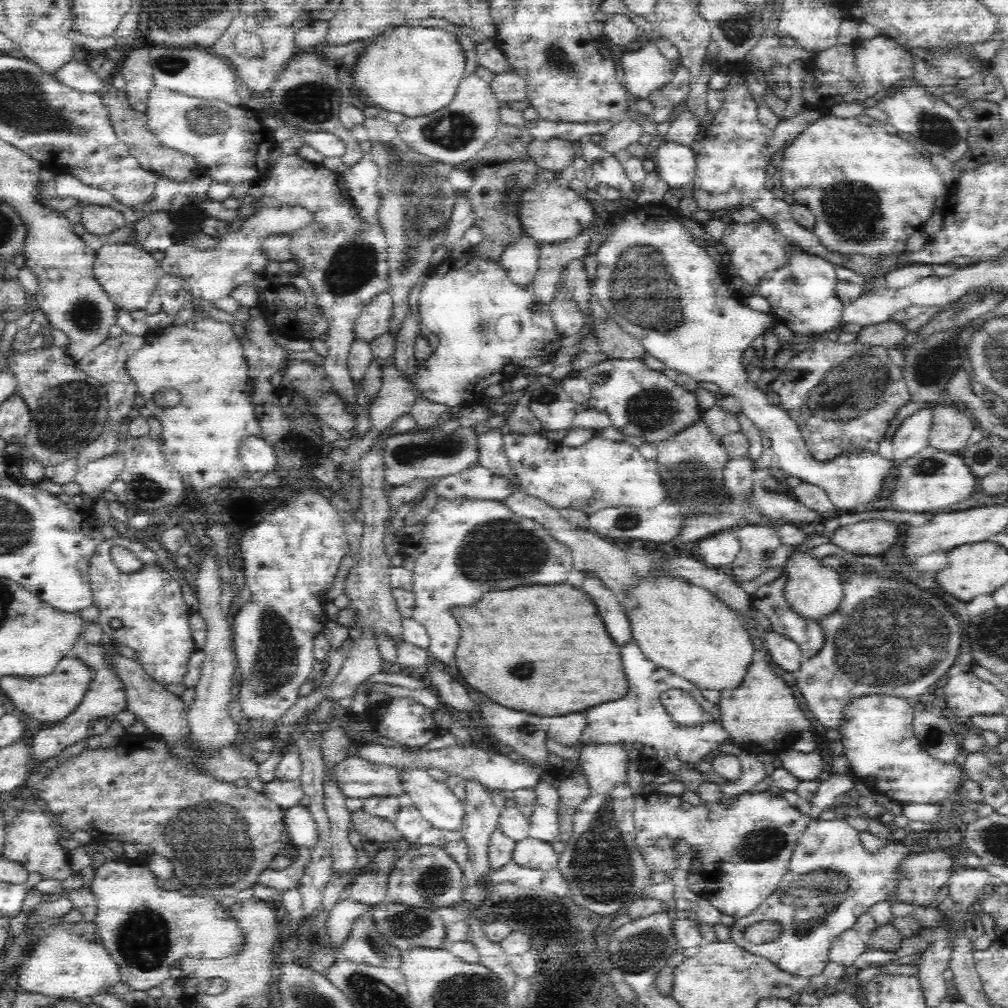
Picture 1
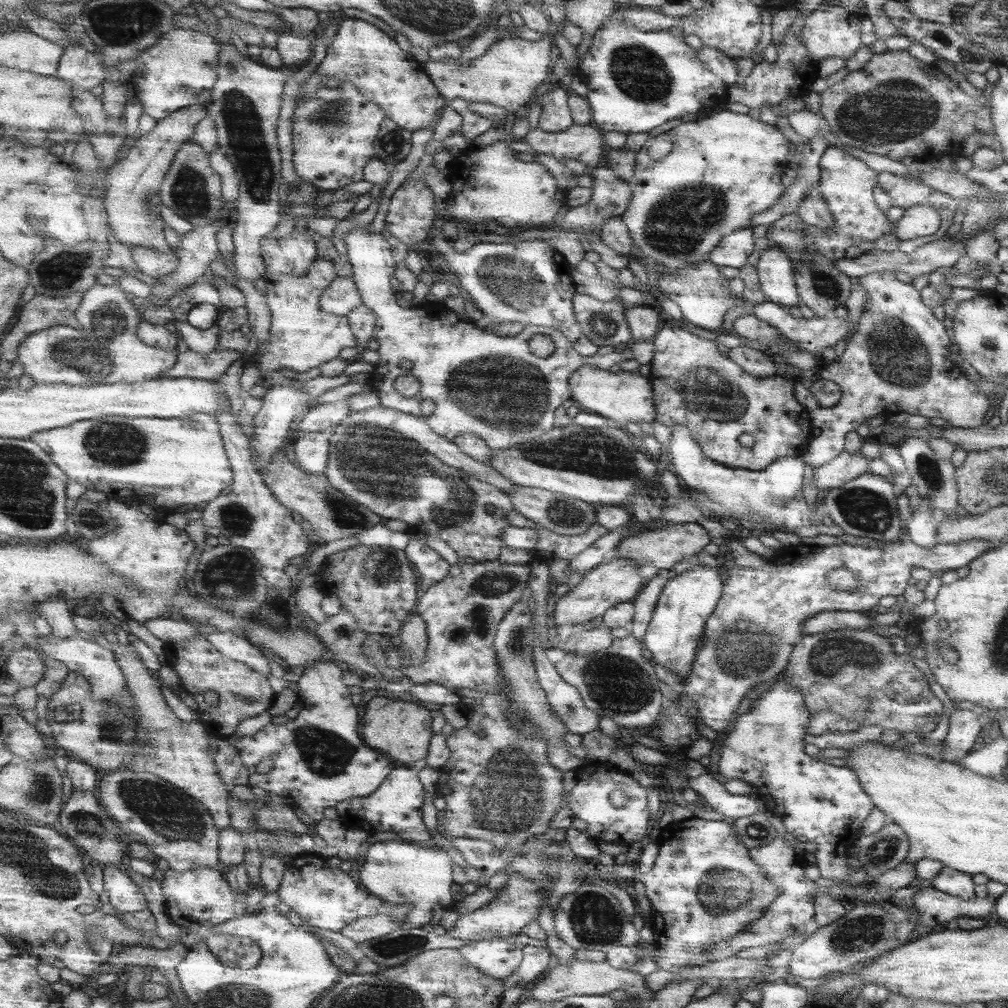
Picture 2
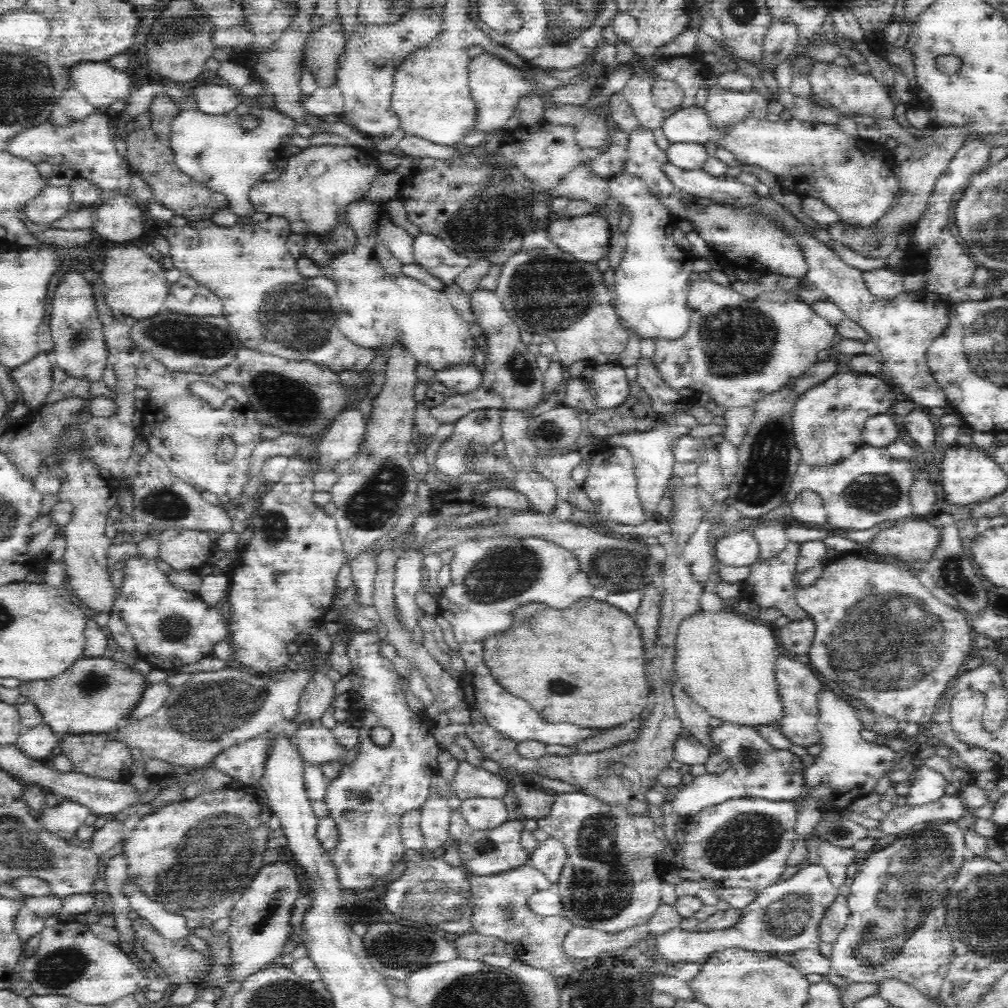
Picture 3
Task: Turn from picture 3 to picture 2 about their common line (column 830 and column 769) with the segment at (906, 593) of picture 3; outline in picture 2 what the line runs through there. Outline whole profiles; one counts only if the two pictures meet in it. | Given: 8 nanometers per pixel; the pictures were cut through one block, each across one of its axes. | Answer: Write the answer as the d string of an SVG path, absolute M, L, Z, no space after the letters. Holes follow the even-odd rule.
M903 534L897 544L883 544L883 548L861 546L831 546L825 540L799 546L781 546L777 554L759 568L723 566L725 594L713 618L705 626L701 648L693 672L685 682L683 694L693 698L701 710L703 724L715 732L725 732L731 724L731 714L741 698L765 680L775 680L777 674L789 666L793 646L803 640L803 626L817 614L855 612L867 614L881 598L899 598L911 578L911 570L923 568L933 572L955 572L969 566L995 546L989 540L967 540L957 544L937 544L933 548L917 548ZM845 568L857 578L855 590L837 592L829 590L827 574Z

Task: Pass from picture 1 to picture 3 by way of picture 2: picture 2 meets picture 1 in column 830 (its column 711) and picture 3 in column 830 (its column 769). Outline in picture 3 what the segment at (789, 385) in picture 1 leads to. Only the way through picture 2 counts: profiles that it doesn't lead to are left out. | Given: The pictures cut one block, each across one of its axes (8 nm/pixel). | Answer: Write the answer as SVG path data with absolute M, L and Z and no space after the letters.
M836 372L822 384L816 384L800 396L792 410L792 434L800 452L800 464L830 466L858 452L862 442L862 426L868 418L888 414L898 398L888 386L872 376L856 376L852 372Z

